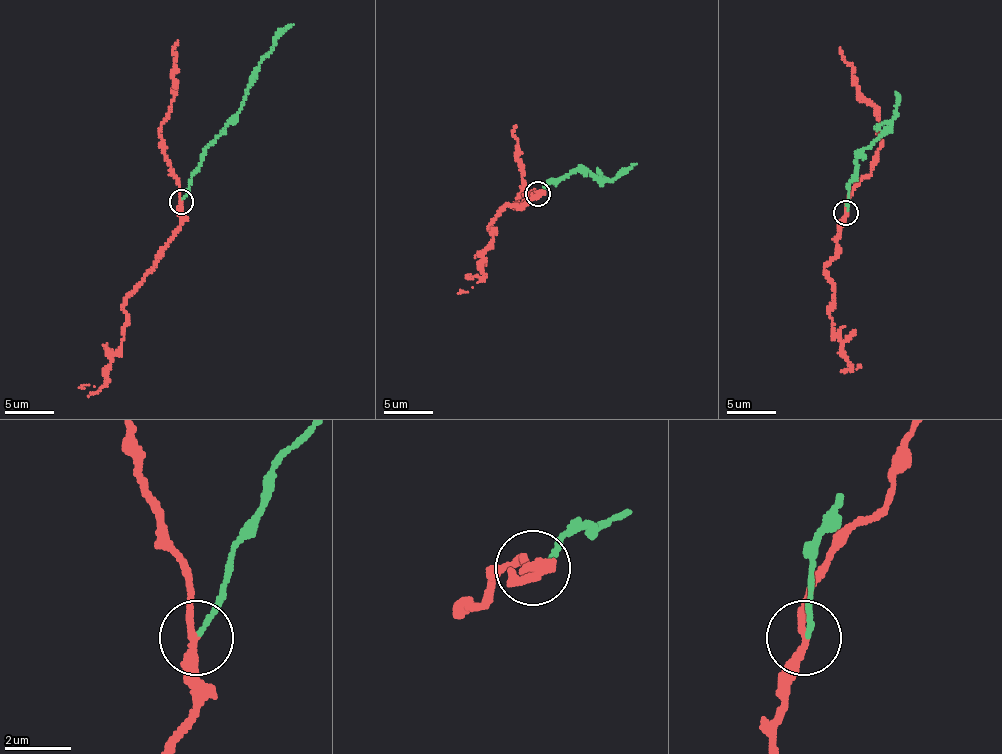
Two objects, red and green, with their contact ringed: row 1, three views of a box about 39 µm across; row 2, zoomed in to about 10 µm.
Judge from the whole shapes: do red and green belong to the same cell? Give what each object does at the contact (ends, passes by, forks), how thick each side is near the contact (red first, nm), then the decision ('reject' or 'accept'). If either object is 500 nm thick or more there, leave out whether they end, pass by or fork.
red passes by | green ends | 240/130 nm | reject

